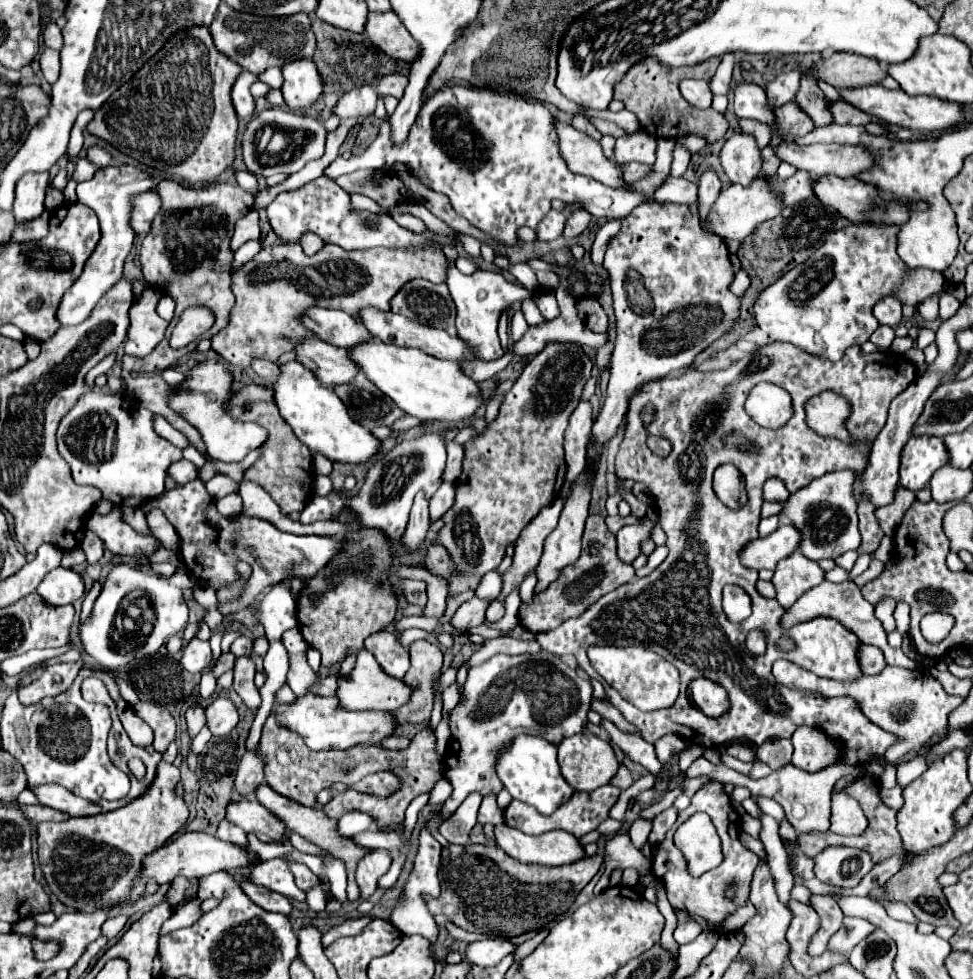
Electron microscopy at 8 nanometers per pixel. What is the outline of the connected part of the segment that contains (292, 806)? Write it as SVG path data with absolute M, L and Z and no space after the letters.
M263 783L261 787L257 787L255 795L257 795L259 803L261 803L265 809L269 809L269 811L271 811L277 819L281 819L281 821L289 827L289 831L299 833L301 837L305 837L305 839L309 839L311 843L319 845L323 851L333 853L335 857L339 857L339 859L343 859L343 861L345 861L345 865L347 865L347 897L350 902L357 901L360 898L360 889L355 879L353 879L353 869L356 869L357 861L359 861L359 859L367 853L367 849L357 847L357 845L355 845L355 843L351 843L347 837L337 835L337 821L333 821L333 819L325 817L325 813L323 813L323 811L319 811L319 809L309 809L309 807L297 805L295 801L291 801L291 799L285 799L285 797L281 797L281 795L277 795L277 793L275 793L271 787L267 787L265 783Z

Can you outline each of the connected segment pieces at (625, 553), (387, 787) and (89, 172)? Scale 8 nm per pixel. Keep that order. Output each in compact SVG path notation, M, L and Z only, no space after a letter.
M641 519L635 525L627 525L617 533L617 555L623 563L631 565L637 555L641 555L641 543L651 539L651 531L655 527L655 521Z
M379 771L379 773L367 775L365 779L361 779L361 783L357 783L357 787L353 789L359 793L375 795L375 797L389 797L401 789L401 781L391 771Z
M79 157L75 173L73 173L73 179L75 181L87 181L87 179L93 177L95 171L101 171L101 167L95 165L93 161L89 161L89 157Z

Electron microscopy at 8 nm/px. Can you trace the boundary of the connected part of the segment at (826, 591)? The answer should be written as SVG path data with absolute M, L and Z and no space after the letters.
M823 581L819 587L815 587L813 591L807 591L793 607L789 607L785 611L785 615L781 617L781 627L783 629L791 629L797 623L815 619L815 617L833 617L837 621L841 621L849 631L853 631L863 643L875 645L885 653L887 665L895 665L895 667L905 667L905 669L919 669L919 665L915 661L911 661L901 649L893 649L887 645L887 633L881 627L881 621L873 615L873 605L869 601L863 599L861 589L853 583L853 581L845 581L845 583L831 583L831 581Z

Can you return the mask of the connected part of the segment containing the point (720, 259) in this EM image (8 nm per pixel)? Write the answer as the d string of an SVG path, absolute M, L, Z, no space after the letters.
M647 201L643 203L641 207L635 207L621 223L621 231L609 241L607 245L607 253L605 253L605 263L603 267L607 269L609 273L609 283L611 283L611 293L613 293L613 309L615 309L615 317L617 317L617 341L615 341L615 351L611 355L611 379L609 379L609 389L607 389L607 399L593 423L593 429L591 429L591 449L597 453L595 457L587 455L587 477L583 479L585 483L593 483L595 479L595 471L597 471L597 459L599 455L603 453L605 445L617 435L617 429L623 425L623 417L625 417L625 411L627 411L627 397L637 389L637 385L641 383L647 383L647 381L655 381L659 377L665 377L673 371L679 371L679 369L685 369L689 367L695 357L705 351L711 343L715 343L719 337L723 337L725 333L733 331L733 327L737 325L739 321L739 307L741 307L741 297L733 295L729 285L733 283L733 267L731 267L731 261L729 261L729 251L723 243L723 239L717 239L713 235L705 235L703 229L701 229L701 219L699 219L699 203L693 203L693 205L677 205L677 203L655 203L655 201Z

